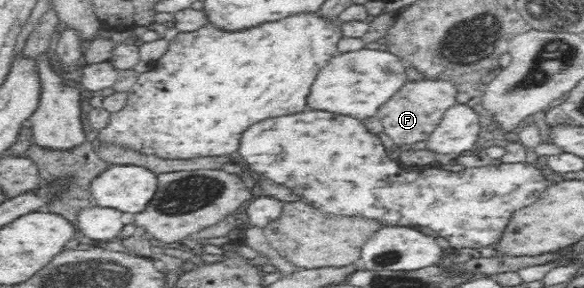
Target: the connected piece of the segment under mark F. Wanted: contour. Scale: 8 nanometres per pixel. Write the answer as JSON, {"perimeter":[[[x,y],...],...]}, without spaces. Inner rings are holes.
{"perimeter":[[[424,76],[421,81],[407,81],[403,87],[399,87],[395,95],[379,106],[375,117],[381,122],[384,133],[398,147],[411,145],[429,140],[431,133],[439,127],[445,112],[458,104],[455,97],[457,97],[457,89],[453,80]]]}

